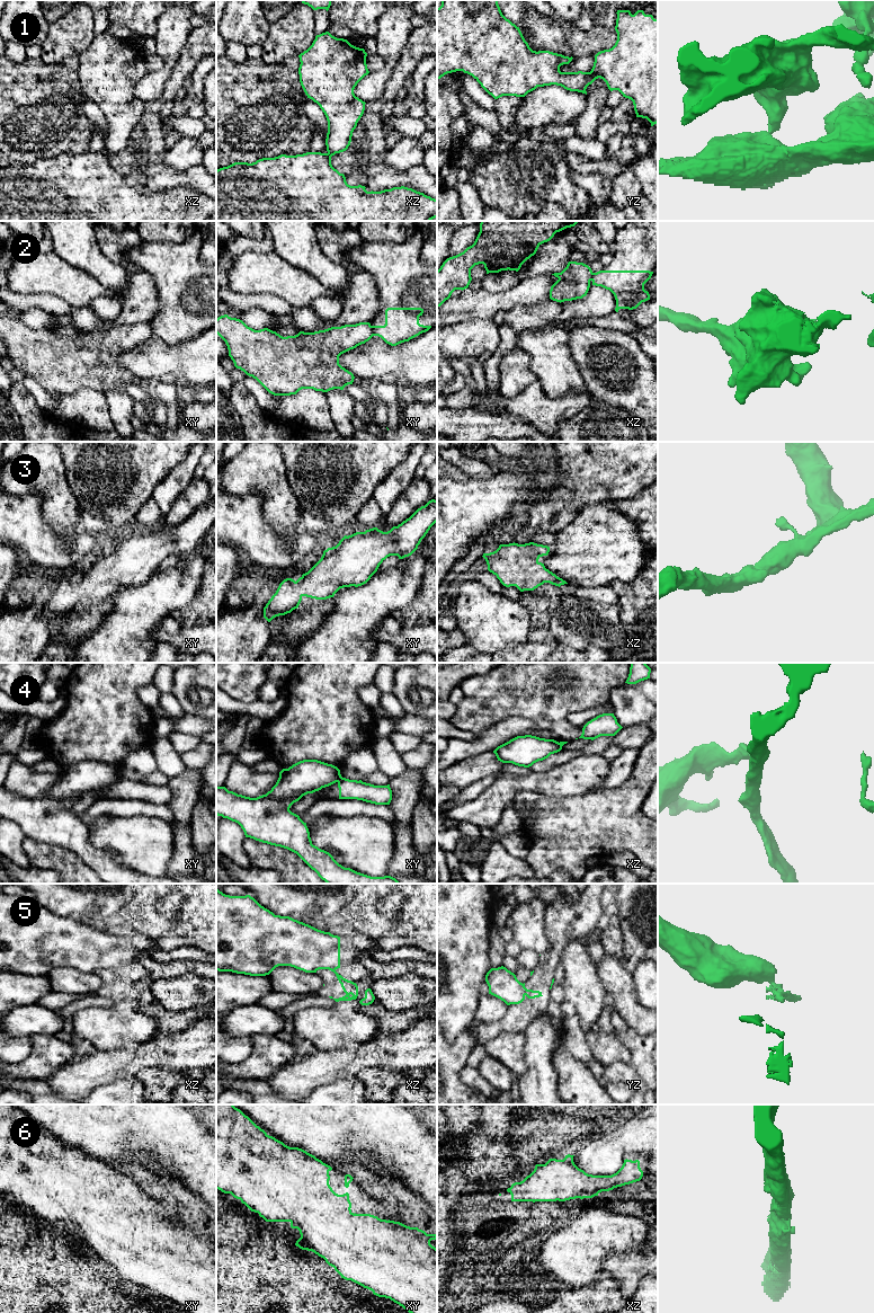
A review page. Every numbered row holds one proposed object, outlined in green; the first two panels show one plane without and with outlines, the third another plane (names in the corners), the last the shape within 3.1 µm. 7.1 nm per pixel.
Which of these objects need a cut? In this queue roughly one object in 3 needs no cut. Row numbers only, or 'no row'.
1, 2, 4, 5

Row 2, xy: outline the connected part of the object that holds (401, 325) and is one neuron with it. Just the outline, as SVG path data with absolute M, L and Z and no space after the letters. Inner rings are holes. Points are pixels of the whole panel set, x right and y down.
M387 308L385 325L372 326L373 334L391 346L409 341L431 328L419 323L419 317L422 313L421 308Z

